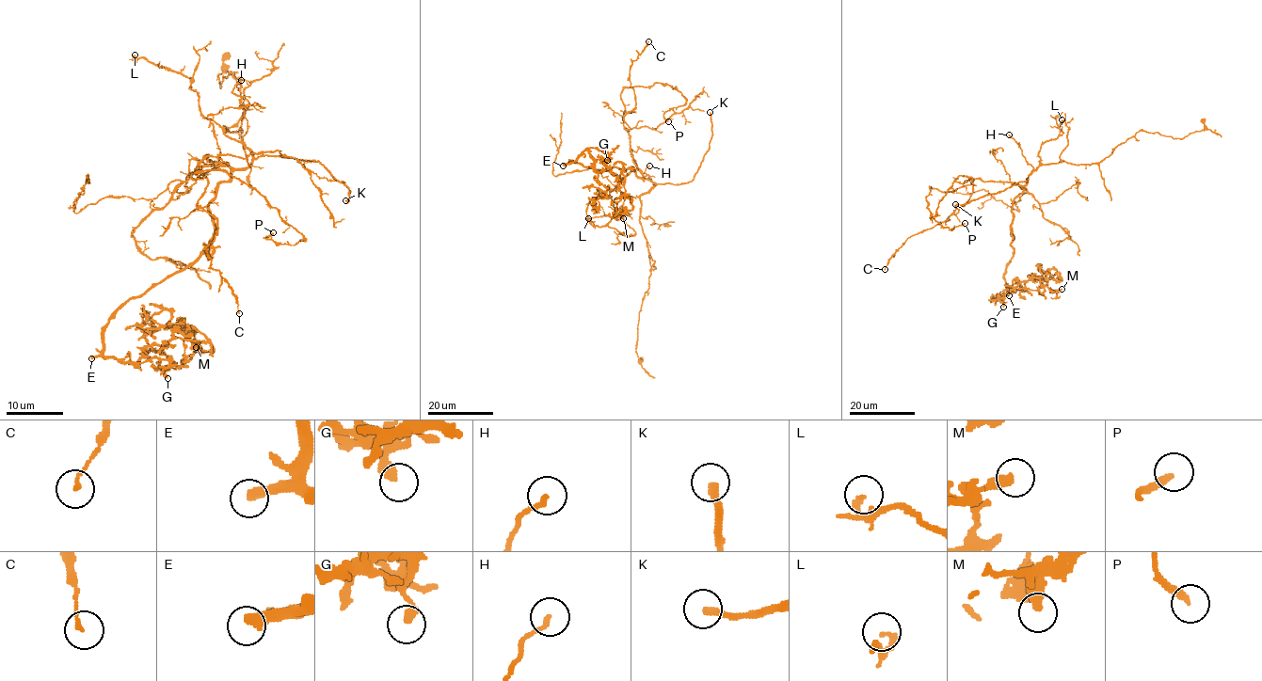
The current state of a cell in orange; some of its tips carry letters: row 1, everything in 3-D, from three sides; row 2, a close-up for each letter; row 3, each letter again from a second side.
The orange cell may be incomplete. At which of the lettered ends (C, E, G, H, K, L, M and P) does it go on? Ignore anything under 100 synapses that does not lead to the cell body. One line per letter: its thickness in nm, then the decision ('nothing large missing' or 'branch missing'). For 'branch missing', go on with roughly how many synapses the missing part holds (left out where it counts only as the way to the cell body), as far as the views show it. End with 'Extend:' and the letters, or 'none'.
C: 150 nm | nothing large missing
E: 360 nm | branch missing | 550 syn
G: 320 nm | nothing large missing
H: 170 nm | nothing large missing
K: 260 nm | branch missing
L: 200 nm | nothing large missing
M: 280 nm | nothing large missing
P: 280 nm | nothing large missing
Extend: E, K

